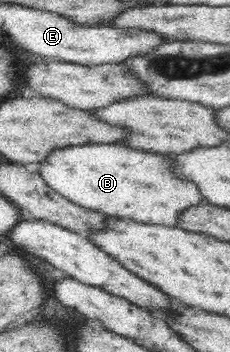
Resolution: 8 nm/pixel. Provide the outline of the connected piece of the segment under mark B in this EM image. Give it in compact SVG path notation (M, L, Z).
M94 143L94 145L56 149L38 165L37 173L53 190L82 207L112 218L176 228L184 209L206 202L196 183L192 180L182 180L170 170L169 154L157 154L120 143Z

